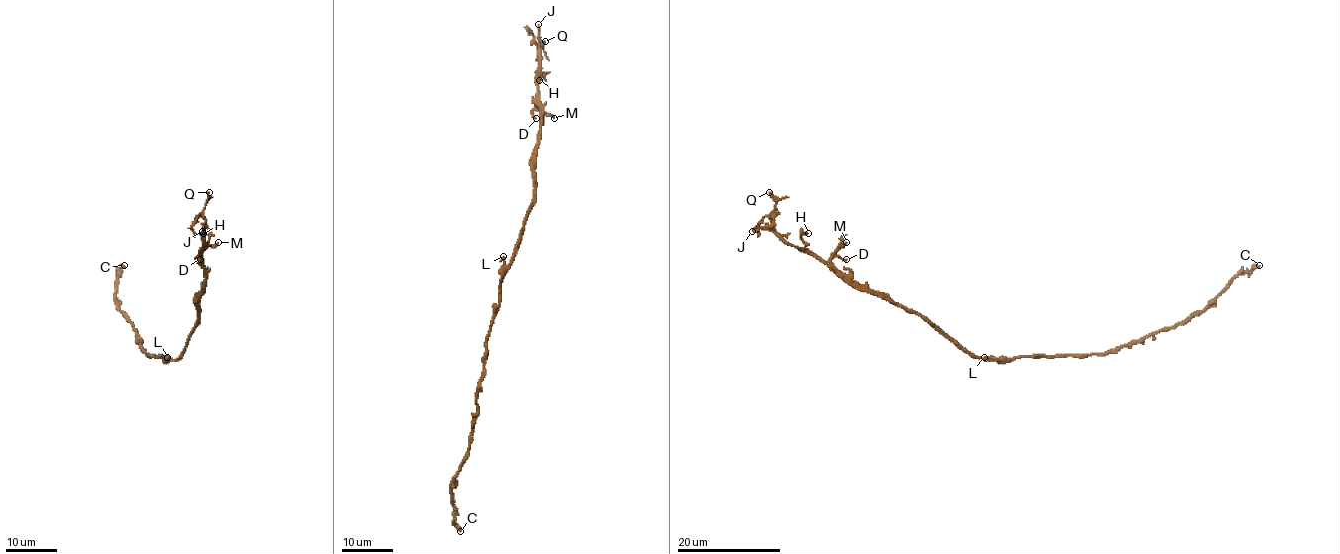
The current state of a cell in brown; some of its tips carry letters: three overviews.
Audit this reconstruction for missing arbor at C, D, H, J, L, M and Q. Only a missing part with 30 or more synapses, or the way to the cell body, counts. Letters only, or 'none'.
J

